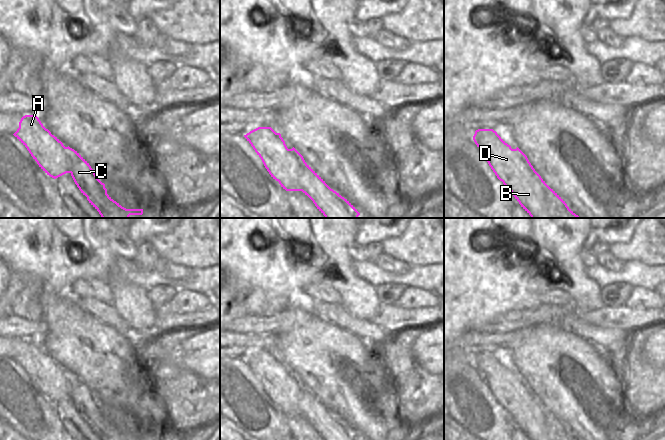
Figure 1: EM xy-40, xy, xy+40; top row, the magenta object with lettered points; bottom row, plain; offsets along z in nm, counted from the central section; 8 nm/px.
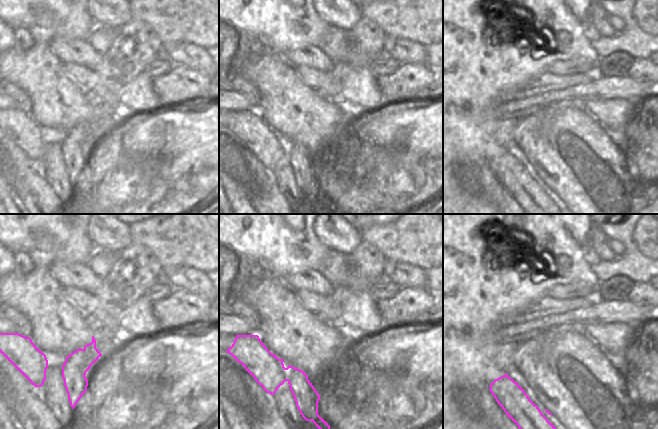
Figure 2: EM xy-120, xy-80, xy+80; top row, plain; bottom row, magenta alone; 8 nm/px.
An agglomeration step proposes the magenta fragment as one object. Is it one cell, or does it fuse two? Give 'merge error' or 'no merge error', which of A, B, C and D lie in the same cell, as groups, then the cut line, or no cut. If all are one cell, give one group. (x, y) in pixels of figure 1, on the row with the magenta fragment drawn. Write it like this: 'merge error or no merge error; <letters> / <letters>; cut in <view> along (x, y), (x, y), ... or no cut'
merge error; A B D / C; cut in xy+40 along (514, 149), (538, 184), (545, 190)

